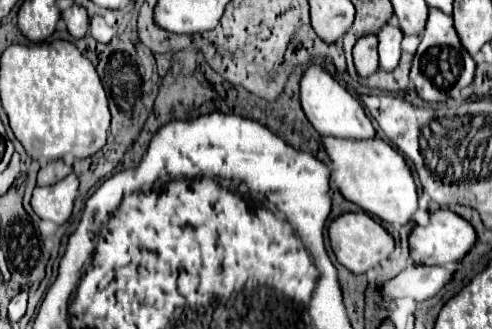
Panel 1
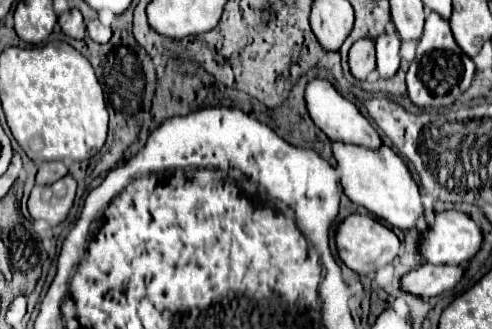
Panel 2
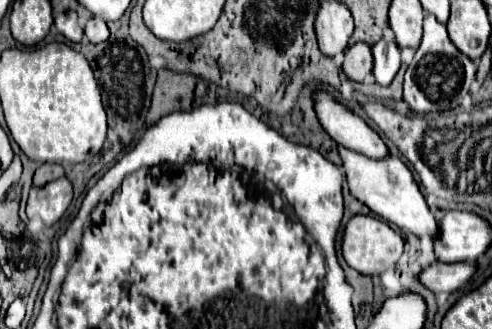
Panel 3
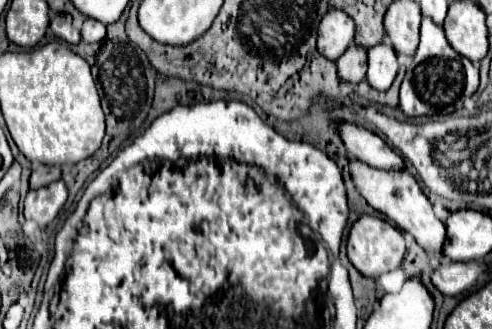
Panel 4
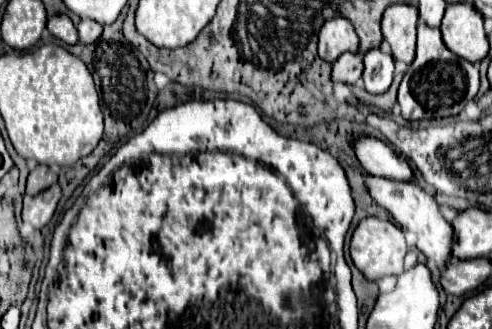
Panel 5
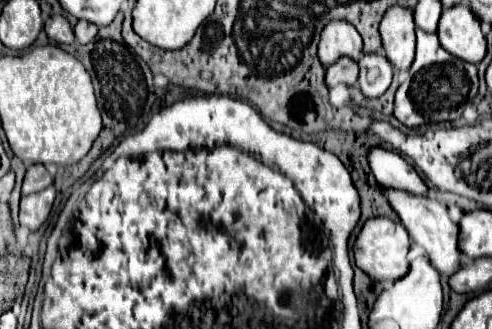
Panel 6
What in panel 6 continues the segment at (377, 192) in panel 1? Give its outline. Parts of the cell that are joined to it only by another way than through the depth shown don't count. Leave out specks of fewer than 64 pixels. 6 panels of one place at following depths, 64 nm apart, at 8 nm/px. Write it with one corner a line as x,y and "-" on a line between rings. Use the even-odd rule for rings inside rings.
384,188
384,194
390,200
392,208
398,212
398,216
400,216
404,228
410,232
412,240
426,250
426,256
430,258
434,268
440,272
440,276
448,278
448,276
452,276
452,272
458,272
462,266
462,262
460,262
462,252
458,248
458,234
460,232
456,232
456,236
452,234
452,228
458,230
458,224
450,220
448,206
444,202
438,202
428,196
414,196
410,192
392,190
392,188

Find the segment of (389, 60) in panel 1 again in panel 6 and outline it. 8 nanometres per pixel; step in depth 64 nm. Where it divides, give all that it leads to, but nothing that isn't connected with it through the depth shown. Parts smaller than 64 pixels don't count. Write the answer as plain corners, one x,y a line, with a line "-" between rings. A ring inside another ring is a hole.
366,54
358,62
360,76
358,84
366,98
380,98
390,82
392,82
392,66
384,56
378,54

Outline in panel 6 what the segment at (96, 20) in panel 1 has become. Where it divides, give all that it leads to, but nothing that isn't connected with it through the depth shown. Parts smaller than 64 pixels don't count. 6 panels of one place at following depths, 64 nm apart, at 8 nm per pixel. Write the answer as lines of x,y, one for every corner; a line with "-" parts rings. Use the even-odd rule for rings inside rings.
78,20
78,24
74,26
74,34
76,34
76,40
80,44
88,44
98,34
98,26
94,26
86,20

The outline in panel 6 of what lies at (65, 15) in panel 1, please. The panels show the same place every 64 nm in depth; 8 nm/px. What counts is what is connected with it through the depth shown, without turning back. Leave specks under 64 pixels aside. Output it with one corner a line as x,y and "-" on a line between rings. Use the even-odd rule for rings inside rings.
52,16
44,22
44,32
50,40
58,44
72,44
74,42
74,30
62,16

